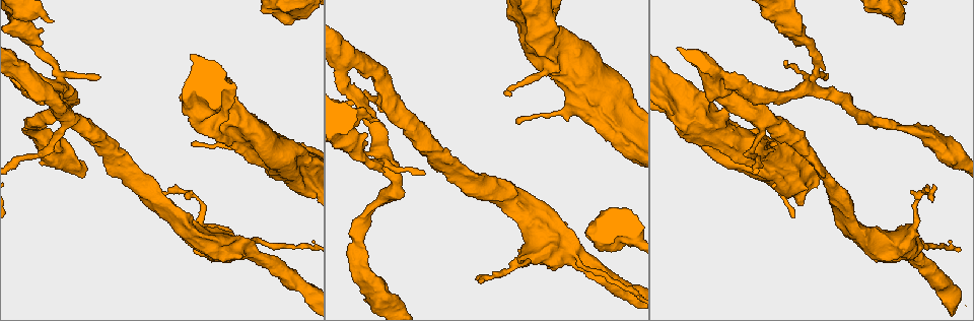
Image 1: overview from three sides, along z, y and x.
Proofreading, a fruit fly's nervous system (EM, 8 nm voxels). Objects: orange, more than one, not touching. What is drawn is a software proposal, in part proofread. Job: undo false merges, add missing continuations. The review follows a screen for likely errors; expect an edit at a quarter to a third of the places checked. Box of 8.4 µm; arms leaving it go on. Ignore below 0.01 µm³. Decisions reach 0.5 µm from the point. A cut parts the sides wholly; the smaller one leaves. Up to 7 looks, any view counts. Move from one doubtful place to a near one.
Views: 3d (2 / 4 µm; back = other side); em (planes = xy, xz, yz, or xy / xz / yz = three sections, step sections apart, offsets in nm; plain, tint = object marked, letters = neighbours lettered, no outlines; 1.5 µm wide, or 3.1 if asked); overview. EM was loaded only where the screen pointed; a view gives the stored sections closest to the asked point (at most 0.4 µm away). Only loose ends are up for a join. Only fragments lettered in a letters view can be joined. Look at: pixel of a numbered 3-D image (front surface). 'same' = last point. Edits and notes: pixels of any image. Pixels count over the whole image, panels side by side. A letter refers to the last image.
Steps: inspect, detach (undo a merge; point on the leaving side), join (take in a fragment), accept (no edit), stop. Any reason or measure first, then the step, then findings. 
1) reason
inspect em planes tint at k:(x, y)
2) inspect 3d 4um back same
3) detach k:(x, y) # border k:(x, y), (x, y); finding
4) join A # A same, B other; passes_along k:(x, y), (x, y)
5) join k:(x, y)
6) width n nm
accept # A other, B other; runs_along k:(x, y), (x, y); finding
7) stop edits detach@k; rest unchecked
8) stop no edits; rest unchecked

stops while still wide
inspect em xy step 8 letters at 1:(900, 23)

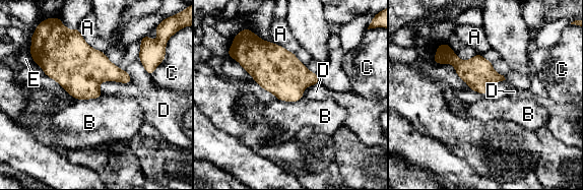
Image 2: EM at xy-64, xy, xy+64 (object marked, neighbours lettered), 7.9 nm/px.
inspect em planes letters same

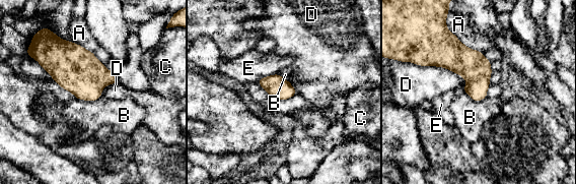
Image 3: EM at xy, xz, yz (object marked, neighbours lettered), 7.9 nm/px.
accept # A other, B other, C other, D other, E other; border 3:(101, 95), (92, 101), (75, 98); none of them fits

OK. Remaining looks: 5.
an open end
inspect em planes letters at 1:(509, 96)

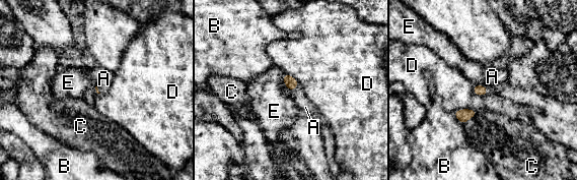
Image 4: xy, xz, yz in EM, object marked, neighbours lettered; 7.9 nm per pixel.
join A # A same, B other, C other, D other, E other; the neuron continues

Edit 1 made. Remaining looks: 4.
inspect overview

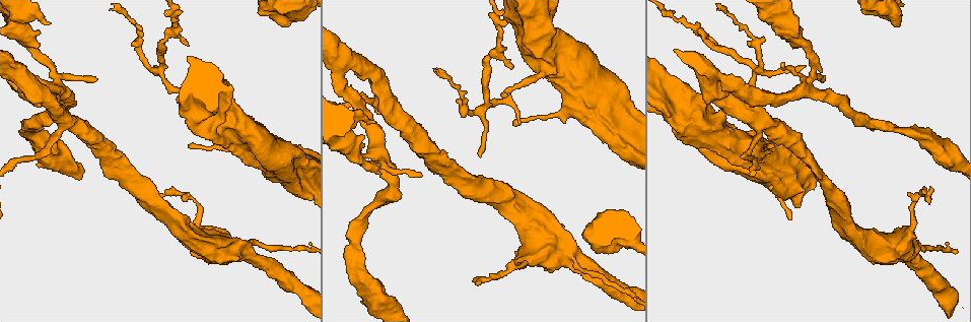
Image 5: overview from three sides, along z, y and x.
abrupt turn
inspect em planes letters at 5:(764, 16)

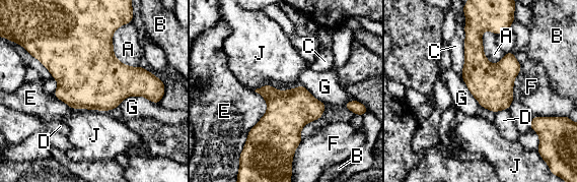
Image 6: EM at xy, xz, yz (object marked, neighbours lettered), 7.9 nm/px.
accept # A other, B other, C other, D other, E other, F other, G other, J other; border 6:(300, 84), (254, 90); continuous, no second neuron

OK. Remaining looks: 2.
stop edits join@4; rest unchecked

